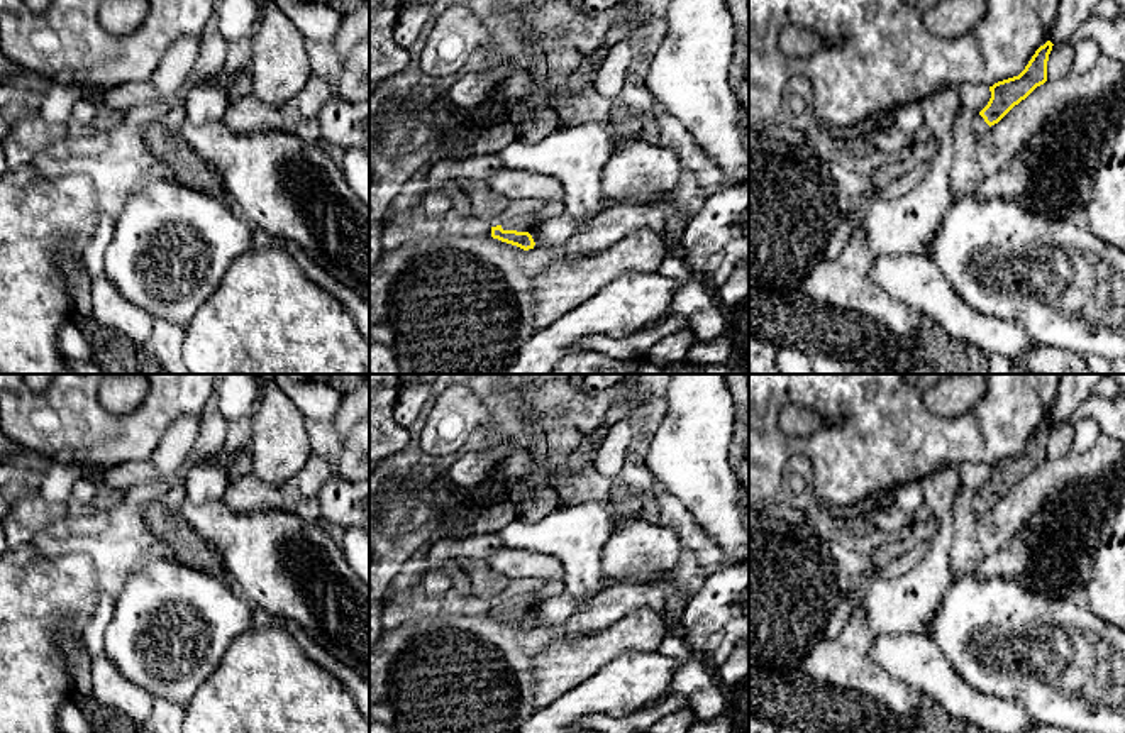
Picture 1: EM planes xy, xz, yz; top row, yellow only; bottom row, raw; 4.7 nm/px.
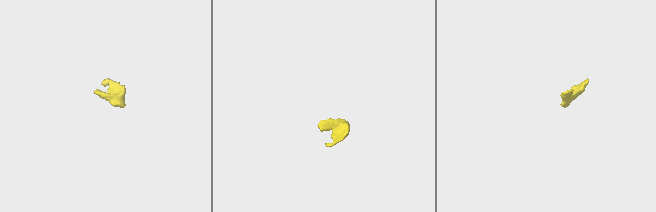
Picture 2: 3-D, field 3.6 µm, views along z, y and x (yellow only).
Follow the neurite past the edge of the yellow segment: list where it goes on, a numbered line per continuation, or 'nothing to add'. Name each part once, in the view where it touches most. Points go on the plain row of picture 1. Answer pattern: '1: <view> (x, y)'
1: xz (524, 601)

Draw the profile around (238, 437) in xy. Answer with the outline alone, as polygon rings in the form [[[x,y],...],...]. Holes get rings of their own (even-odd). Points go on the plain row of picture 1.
[[[246,415],[239,420],[229,422],[225,442],[224,442],[224,452],[225,454],[237,454],[242,449],[247,449],[251,444],[251,425],[252,425],[252,415]]]

